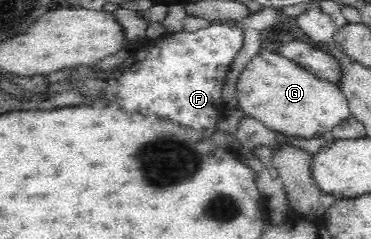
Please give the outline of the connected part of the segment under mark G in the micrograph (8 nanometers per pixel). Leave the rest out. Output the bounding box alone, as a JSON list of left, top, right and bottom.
[235,49,350,139]

